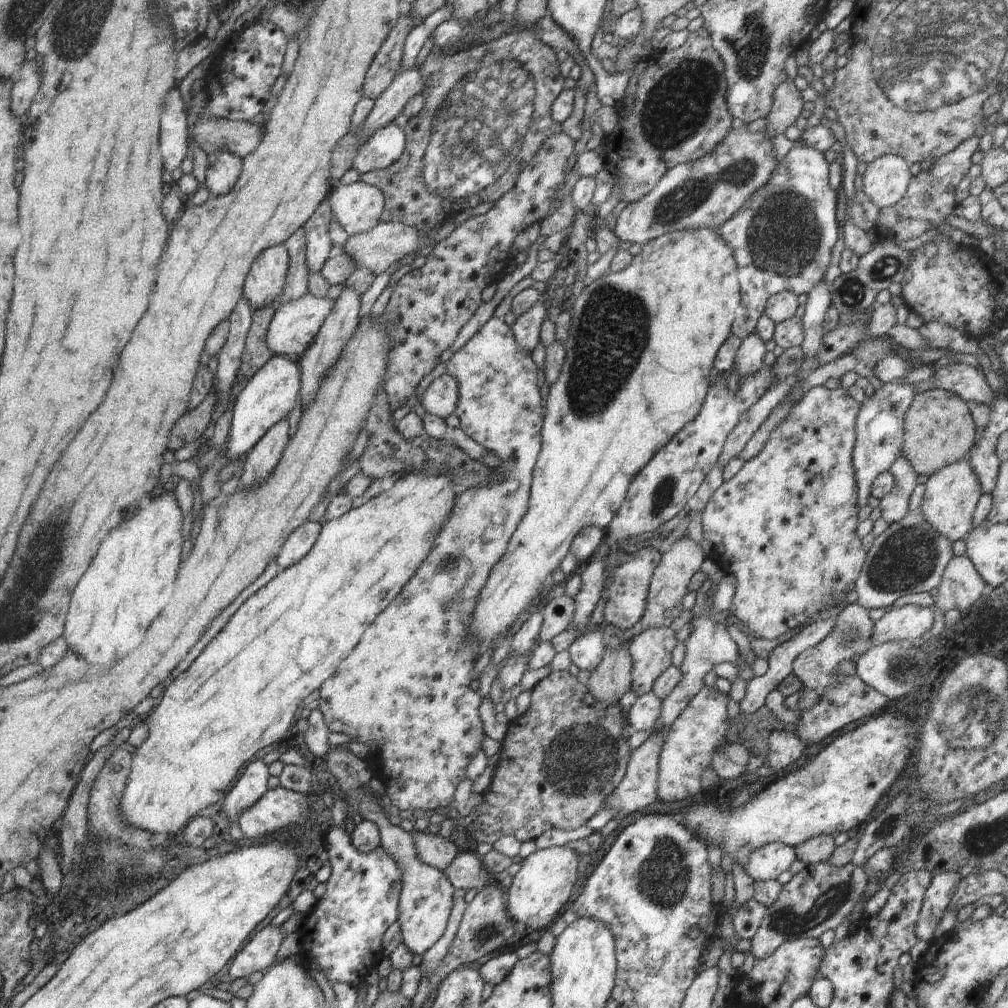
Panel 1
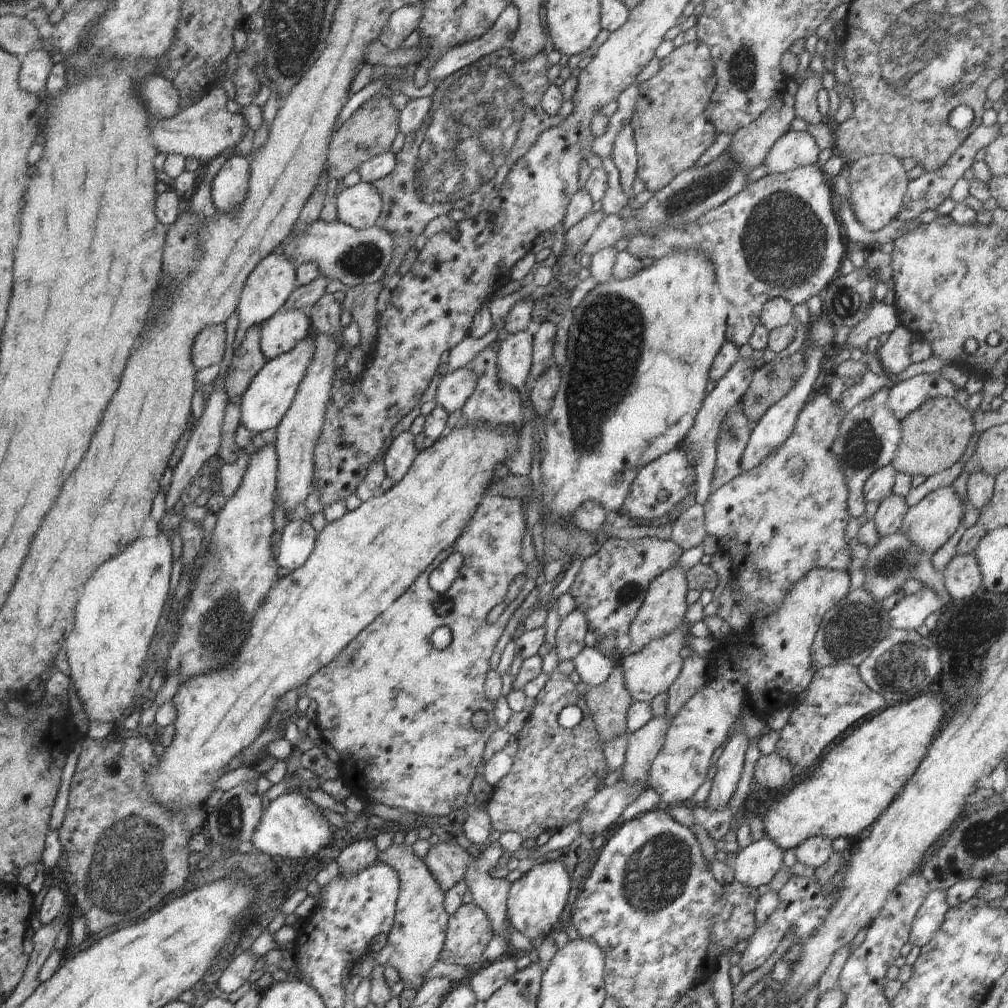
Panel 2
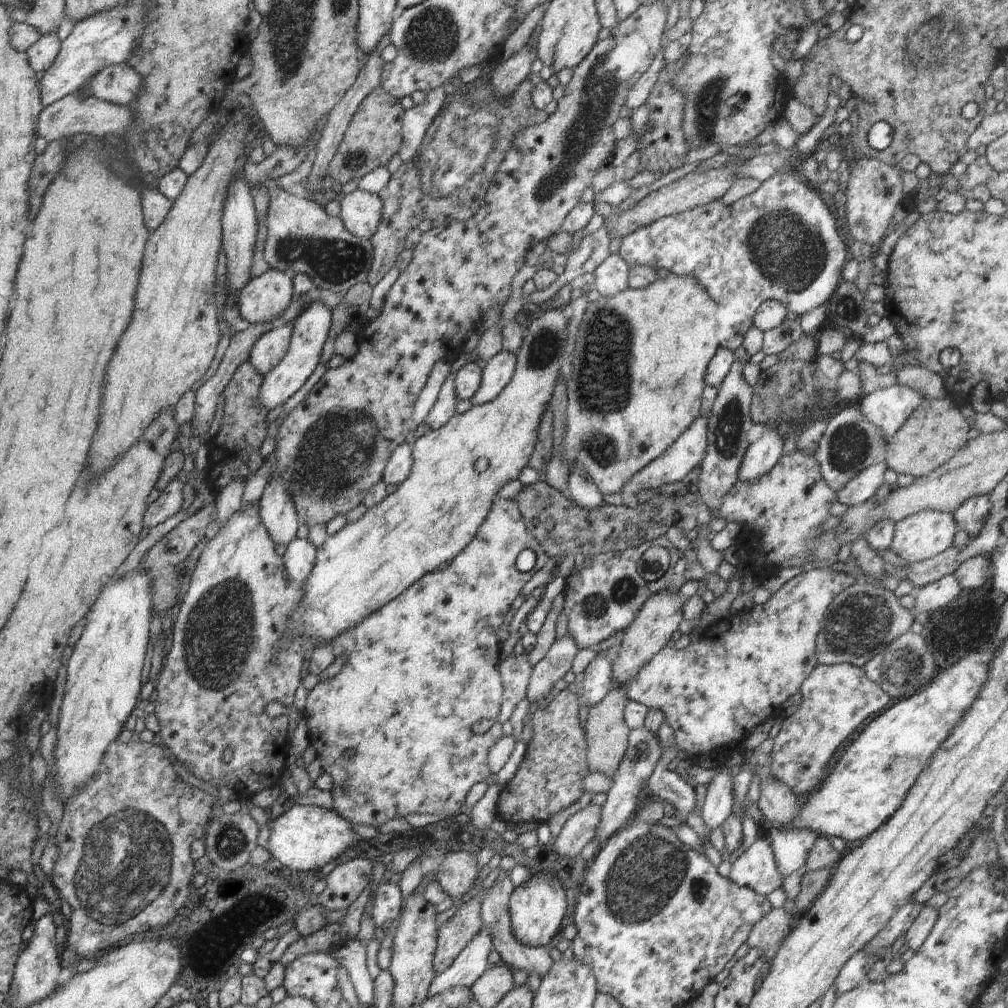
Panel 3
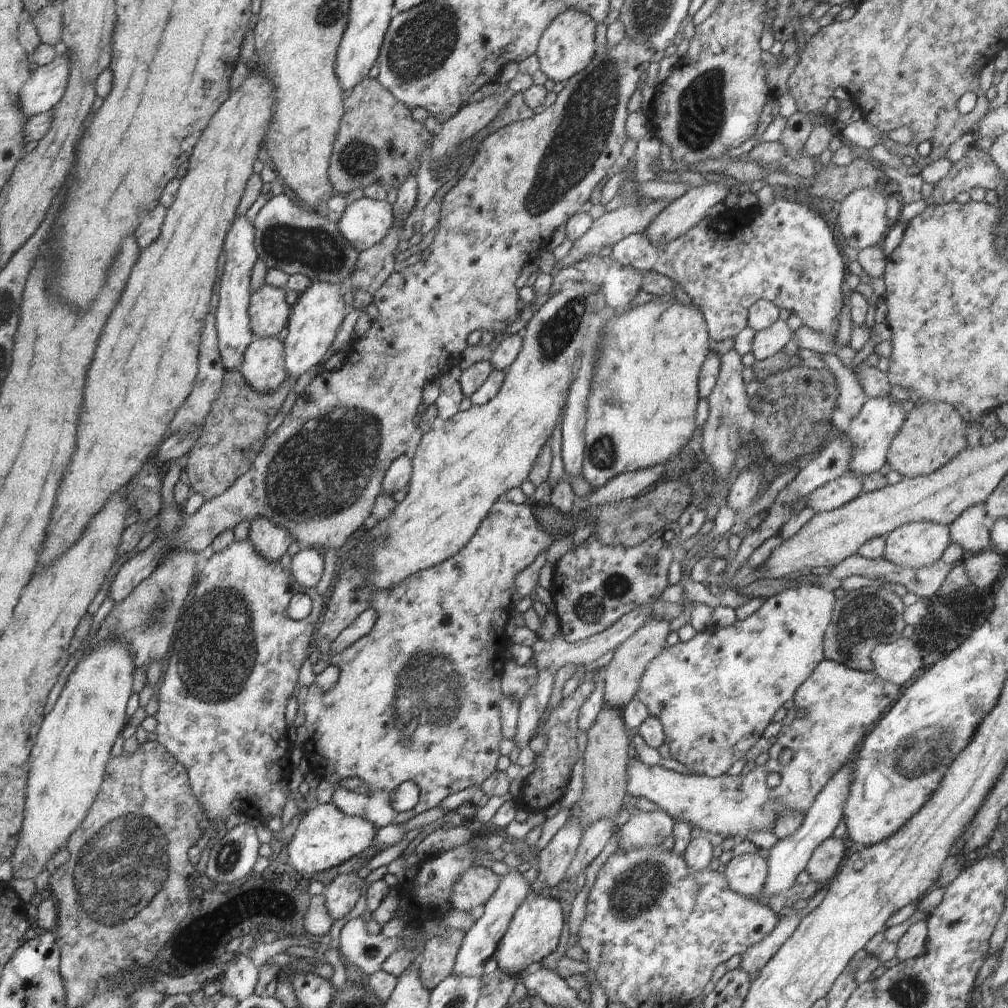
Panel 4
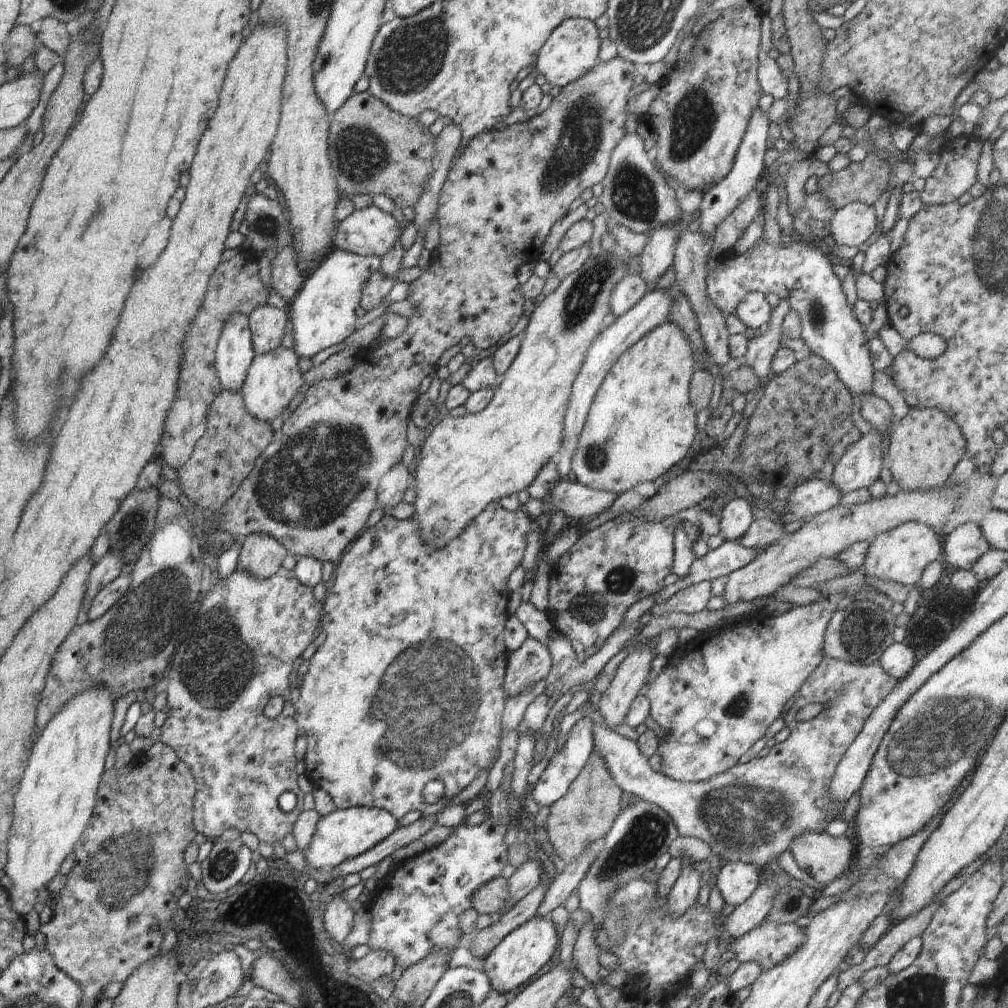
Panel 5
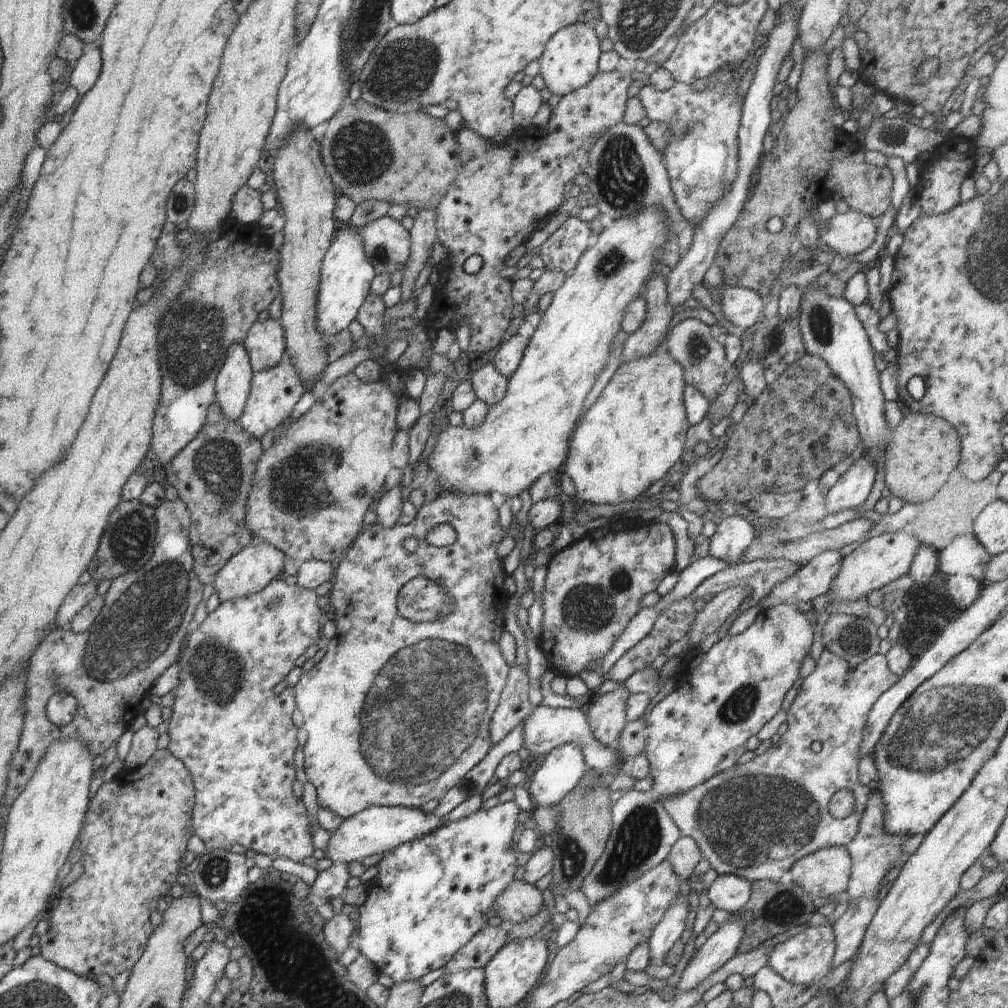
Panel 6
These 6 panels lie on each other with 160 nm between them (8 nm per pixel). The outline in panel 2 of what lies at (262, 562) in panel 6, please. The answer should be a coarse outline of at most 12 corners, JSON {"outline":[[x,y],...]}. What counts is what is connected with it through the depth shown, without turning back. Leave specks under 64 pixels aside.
{"outline":[[314,333],[314,358],[272,432],[276,502],[302,504],[314,480],[338,342]]}

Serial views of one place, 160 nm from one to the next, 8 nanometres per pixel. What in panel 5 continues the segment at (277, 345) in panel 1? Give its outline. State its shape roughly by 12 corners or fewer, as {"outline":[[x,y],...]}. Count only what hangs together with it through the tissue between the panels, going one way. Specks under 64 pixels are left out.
{"outline":[[294,350],[255,354],[246,410],[272,421],[305,384]]}

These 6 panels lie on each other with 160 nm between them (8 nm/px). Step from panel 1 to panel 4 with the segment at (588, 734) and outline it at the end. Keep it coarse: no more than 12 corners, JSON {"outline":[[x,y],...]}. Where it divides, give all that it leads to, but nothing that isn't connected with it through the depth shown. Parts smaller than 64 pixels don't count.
{"outline":[[584,692],[563,697],[539,725],[546,750],[516,810],[545,812],[566,791],[578,760]]}

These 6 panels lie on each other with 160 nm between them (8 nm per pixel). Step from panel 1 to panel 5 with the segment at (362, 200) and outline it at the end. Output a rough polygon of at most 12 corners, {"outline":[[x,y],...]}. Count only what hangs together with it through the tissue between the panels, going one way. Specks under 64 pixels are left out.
{"outline":[[375,205],[340,221],[332,245],[384,257],[400,238],[392,214]]}

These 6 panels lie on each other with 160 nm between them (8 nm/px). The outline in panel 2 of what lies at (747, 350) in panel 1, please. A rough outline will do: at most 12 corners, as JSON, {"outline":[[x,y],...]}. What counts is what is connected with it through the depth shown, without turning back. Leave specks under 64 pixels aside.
{"outline":[[741,357],[706,394],[678,446],[694,464],[697,504],[711,493],[717,436],[747,392],[756,360]]}

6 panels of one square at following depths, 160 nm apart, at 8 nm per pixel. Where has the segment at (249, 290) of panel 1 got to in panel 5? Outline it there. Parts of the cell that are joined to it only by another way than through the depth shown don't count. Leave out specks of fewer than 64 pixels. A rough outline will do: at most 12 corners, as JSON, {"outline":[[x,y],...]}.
{"outline":[[266,304],[250,314],[255,354],[281,347],[288,309]]}

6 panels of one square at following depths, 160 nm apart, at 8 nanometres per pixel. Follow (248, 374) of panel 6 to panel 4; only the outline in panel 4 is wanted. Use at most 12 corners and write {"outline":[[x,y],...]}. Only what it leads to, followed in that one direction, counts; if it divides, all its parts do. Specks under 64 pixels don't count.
{"outline":[[236,218],[215,309],[218,350],[238,371],[254,340],[248,307],[259,259],[253,222]]}

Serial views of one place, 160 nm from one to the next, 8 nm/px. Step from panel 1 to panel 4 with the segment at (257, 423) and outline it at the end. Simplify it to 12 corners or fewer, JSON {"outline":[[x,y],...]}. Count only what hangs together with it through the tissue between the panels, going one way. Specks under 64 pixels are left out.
{"outline":[[315,282],[291,306],[287,376],[316,367],[349,312],[347,286]]}

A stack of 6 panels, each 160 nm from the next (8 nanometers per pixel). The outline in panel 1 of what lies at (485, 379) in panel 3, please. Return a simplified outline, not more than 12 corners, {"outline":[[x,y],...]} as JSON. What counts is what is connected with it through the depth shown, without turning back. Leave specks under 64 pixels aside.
{"outline":[[538,300],[512,325],[516,344],[533,352],[547,319]]}

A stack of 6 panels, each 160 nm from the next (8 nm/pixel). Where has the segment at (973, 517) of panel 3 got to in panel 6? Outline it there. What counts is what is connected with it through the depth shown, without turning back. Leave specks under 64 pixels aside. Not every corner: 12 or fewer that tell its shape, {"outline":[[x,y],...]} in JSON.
{"outline":[[974,534],[938,552],[939,569],[986,584],[992,555]]}

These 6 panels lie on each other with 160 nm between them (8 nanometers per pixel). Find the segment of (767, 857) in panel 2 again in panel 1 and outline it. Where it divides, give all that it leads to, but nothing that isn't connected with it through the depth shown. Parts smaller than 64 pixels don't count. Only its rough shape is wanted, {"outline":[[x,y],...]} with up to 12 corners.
{"outline":[[776,842],[756,848],[744,868],[755,882],[777,880],[796,859]]}

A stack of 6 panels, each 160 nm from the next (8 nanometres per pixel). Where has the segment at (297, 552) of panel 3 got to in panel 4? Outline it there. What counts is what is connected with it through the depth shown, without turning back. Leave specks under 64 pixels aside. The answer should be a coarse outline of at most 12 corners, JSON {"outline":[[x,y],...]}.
{"outline":[[302,548],[290,570],[302,586],[315,588],[324,572],[323,556]]}

